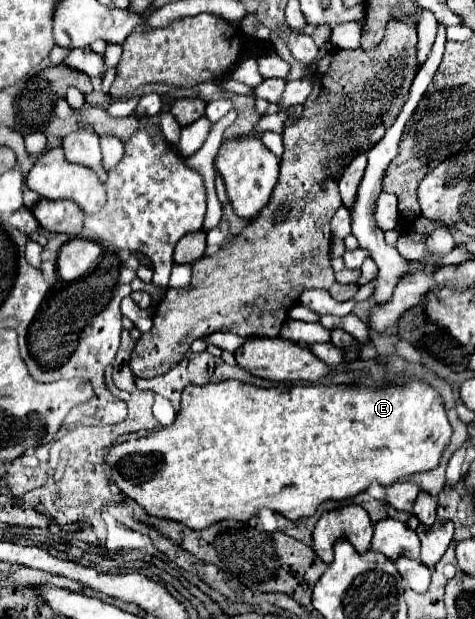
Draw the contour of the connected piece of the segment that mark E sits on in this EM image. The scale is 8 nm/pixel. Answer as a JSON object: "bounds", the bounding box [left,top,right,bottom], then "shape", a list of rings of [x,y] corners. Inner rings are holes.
{"bounds":[104,378,452,530],"shape":[[[412,378],[400,386],[384,386],[384,388],[362,388],[362,386],[274,386],[274,388],[260,388],[252,384],[240,384],[238,380],[226,380],[220,384],[206,384],[206,386],[188,386],[182,392],[182,406],[174,420],[174,424],[166,428],[154,428],[154,430],[138,430],[120,436],[110,448],[108,456],[104,458],[108,464],[110,482],[124,492],[128,498],[136,500],[146,514],[182,522],[192,530],[204,530],[212,524],[218,524],[222,520],[238,520],[246,522],[250,520],[260,508],[270,508],[288,520],[300,520],[302,516],[314,516],[316,508],[326,500],[346,500],[354,498],[356,494],[364,492],[370,484],[394,484],[410,474],[426,472],[436,468],[440,460],[440,452],[446,448],[448,438],[452,434],[452,426],[446,418],[444,404],[438,396],[438,392]]]}

